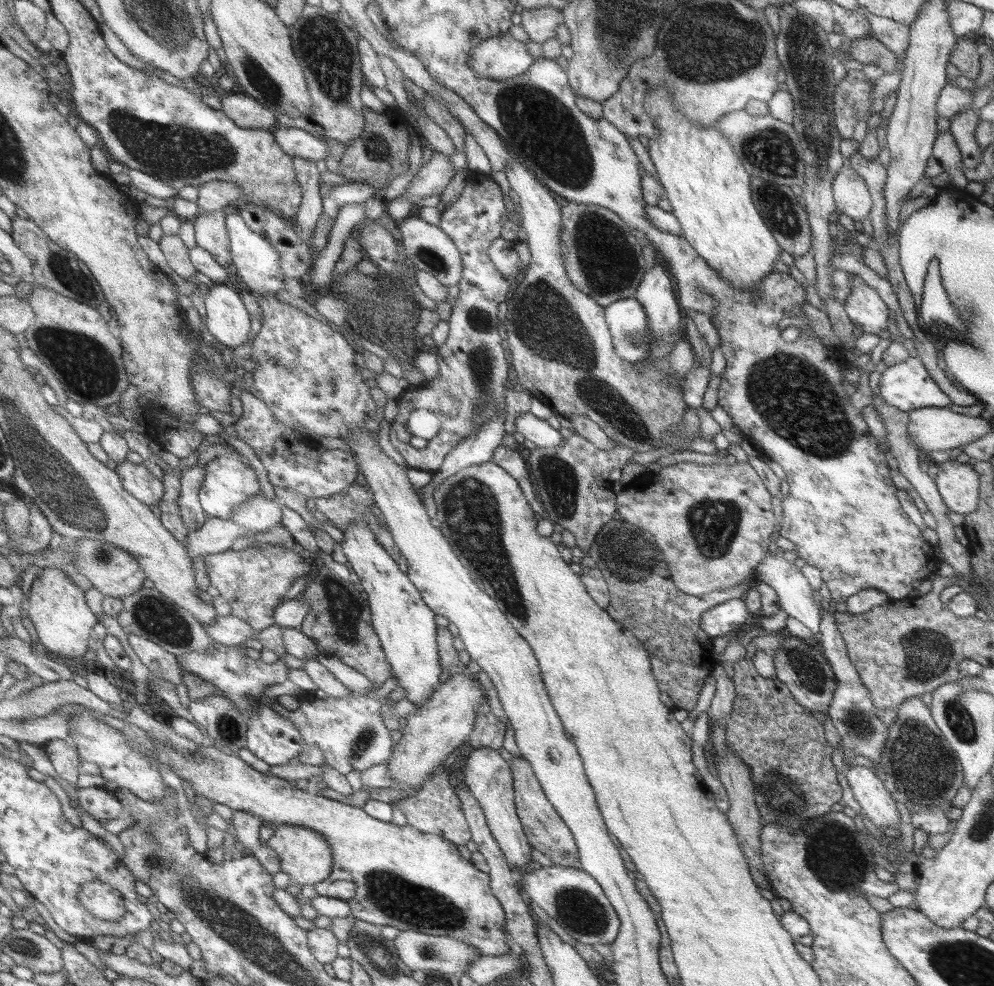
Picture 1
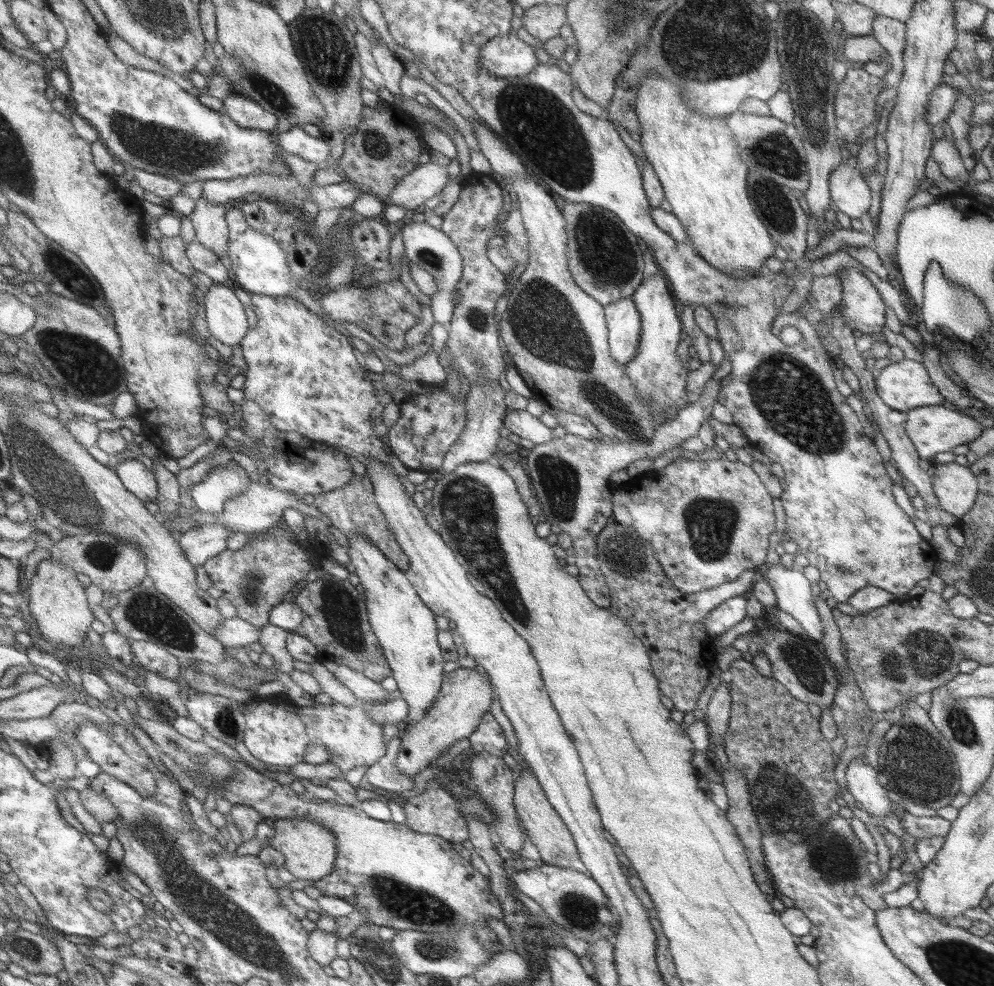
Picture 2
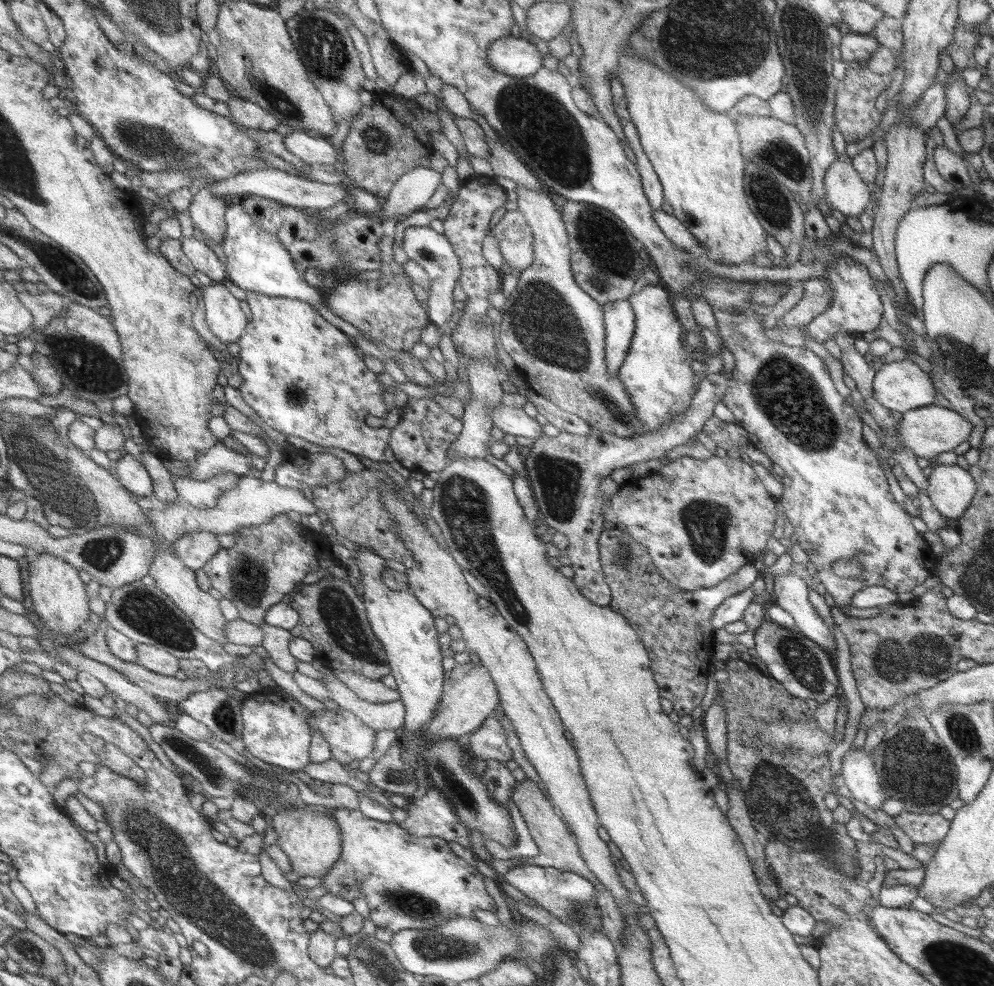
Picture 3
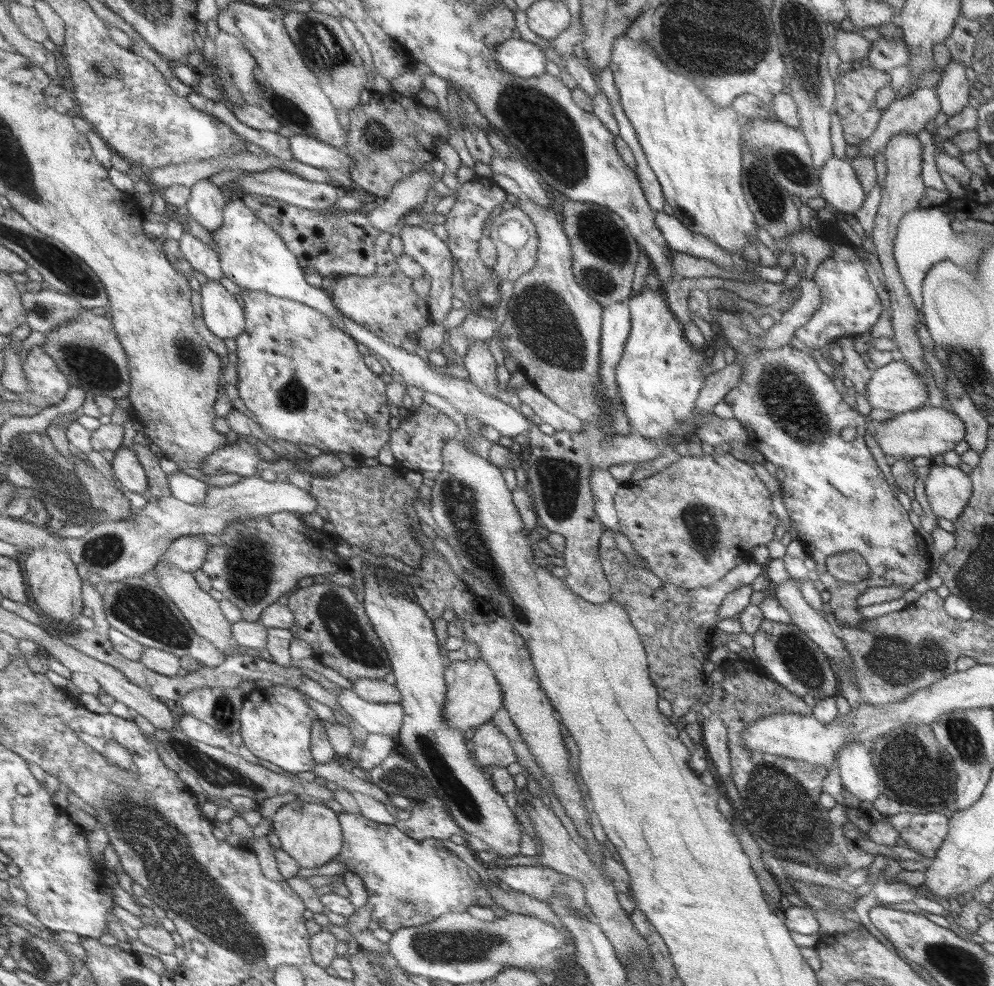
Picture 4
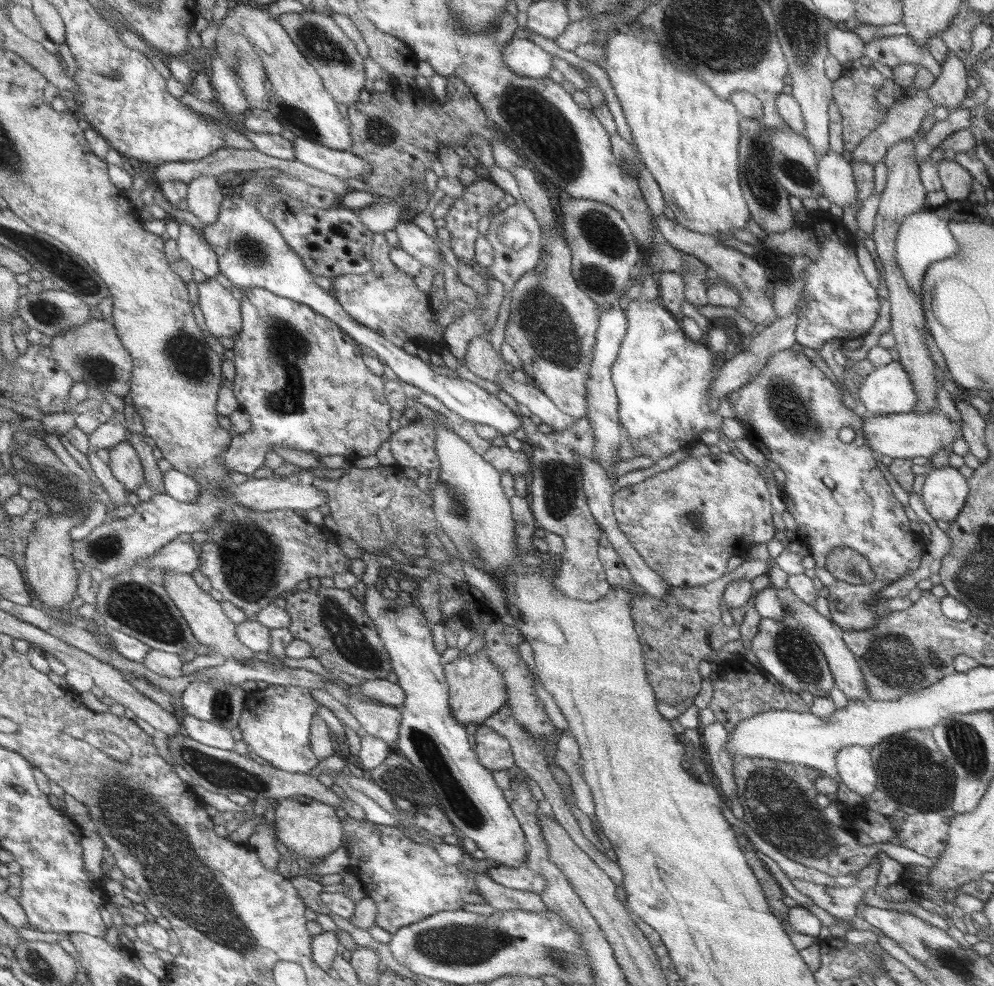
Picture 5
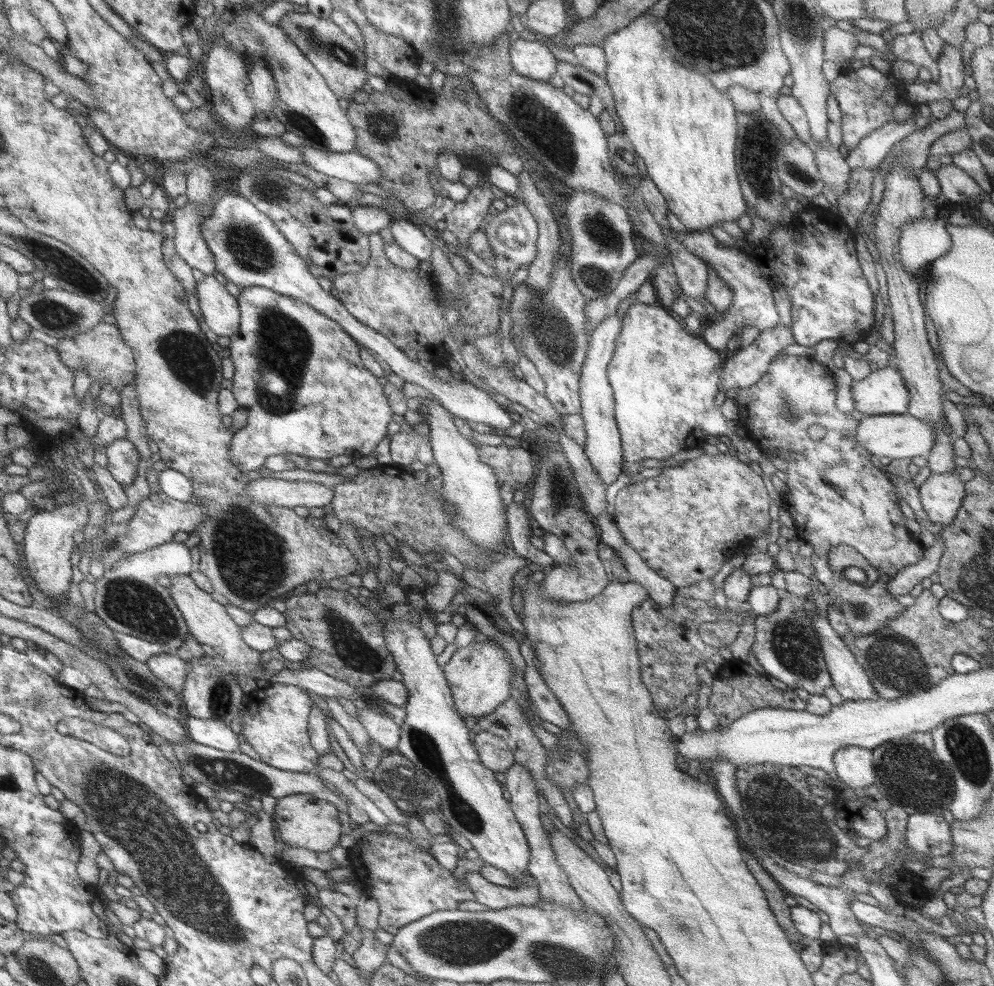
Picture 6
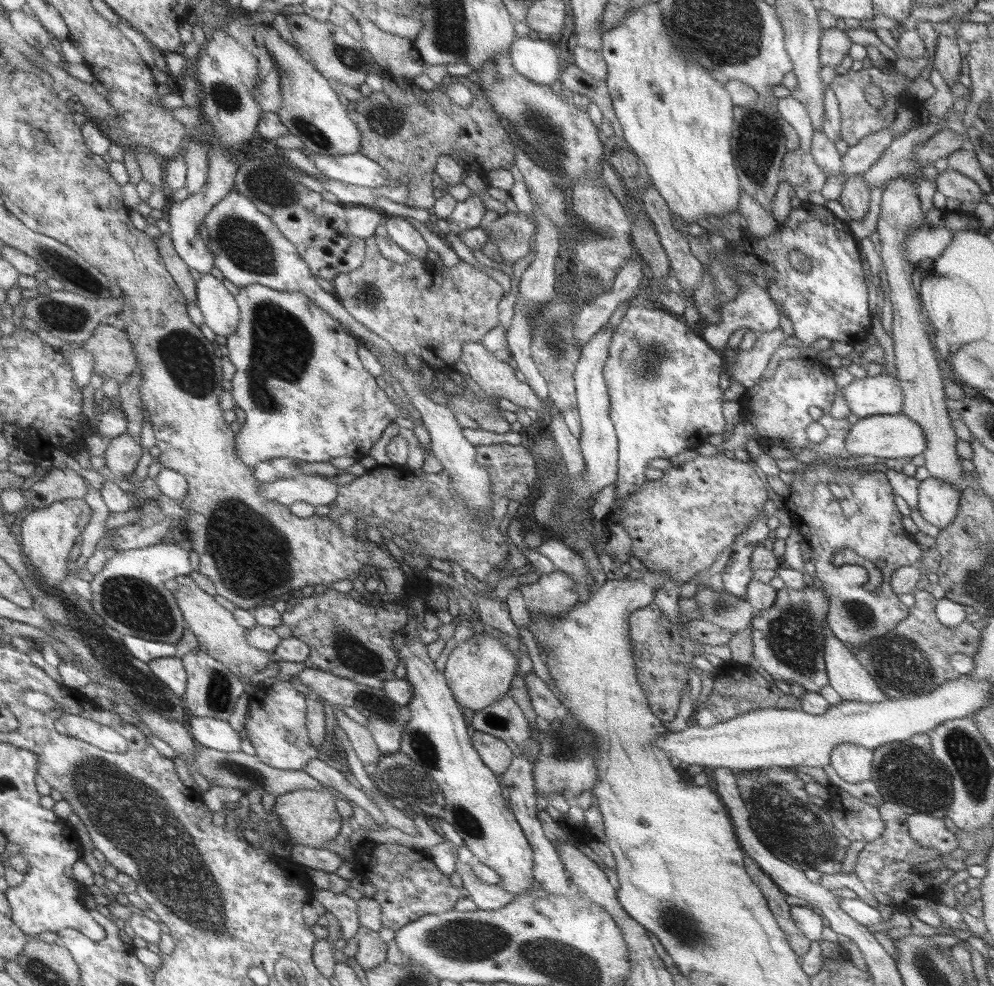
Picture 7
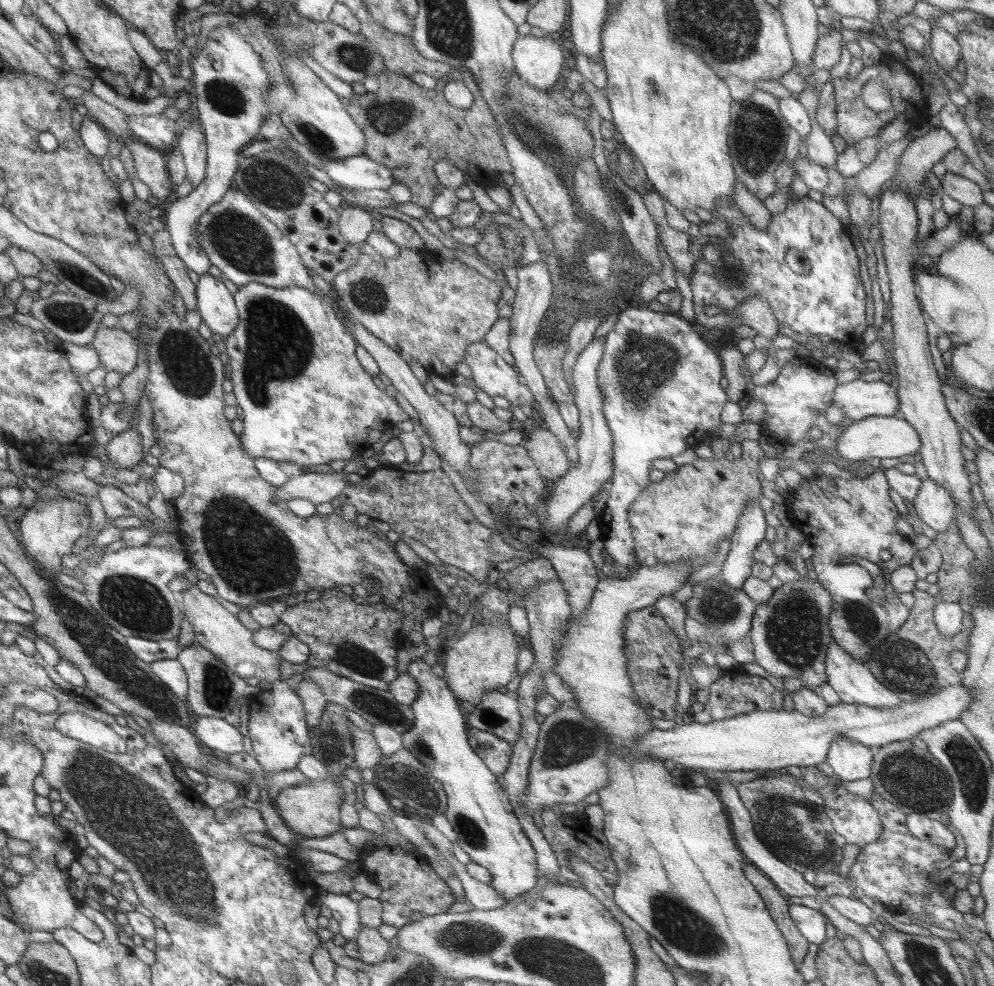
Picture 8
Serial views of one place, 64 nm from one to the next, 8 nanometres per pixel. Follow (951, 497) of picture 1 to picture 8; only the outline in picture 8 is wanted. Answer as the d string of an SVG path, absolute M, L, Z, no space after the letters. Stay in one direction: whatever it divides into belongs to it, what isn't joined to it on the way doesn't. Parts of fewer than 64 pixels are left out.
M929 479L920 482L911 504L919 520L938 533L947 530L954 522L954 502L951 495Z

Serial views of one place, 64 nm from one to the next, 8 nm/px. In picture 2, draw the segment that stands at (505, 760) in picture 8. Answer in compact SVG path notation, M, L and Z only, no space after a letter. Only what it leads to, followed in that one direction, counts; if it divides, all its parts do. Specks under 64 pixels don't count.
M489 712L483 714L475 732L468 740L475 756L477 754L491 754L501 758L501 754L505 752L505 738L503 738L497 722L489 716Z

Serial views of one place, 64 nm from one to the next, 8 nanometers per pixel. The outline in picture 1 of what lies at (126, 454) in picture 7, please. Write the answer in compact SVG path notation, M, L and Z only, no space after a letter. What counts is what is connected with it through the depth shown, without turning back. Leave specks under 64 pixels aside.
M125 461L118 463L115 469L131 494L149 506L159 506L166 493L164 482L158 480L143 463Z

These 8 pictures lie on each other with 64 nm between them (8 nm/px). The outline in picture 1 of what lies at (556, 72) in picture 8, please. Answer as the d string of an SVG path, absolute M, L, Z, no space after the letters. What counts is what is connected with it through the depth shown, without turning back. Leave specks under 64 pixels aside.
M507 32L481 41L471 54L471 68L477 78L489 80L510 79L527 72L531 56L525 50L525 44L513 40Z

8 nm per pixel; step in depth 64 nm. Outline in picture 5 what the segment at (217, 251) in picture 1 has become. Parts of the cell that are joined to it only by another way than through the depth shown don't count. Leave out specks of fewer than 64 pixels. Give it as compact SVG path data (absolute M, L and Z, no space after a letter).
M201 176L189 184L187 210L193 213L199 221L209 227L219 221L221 203L225 198L225 186L219 178Z

